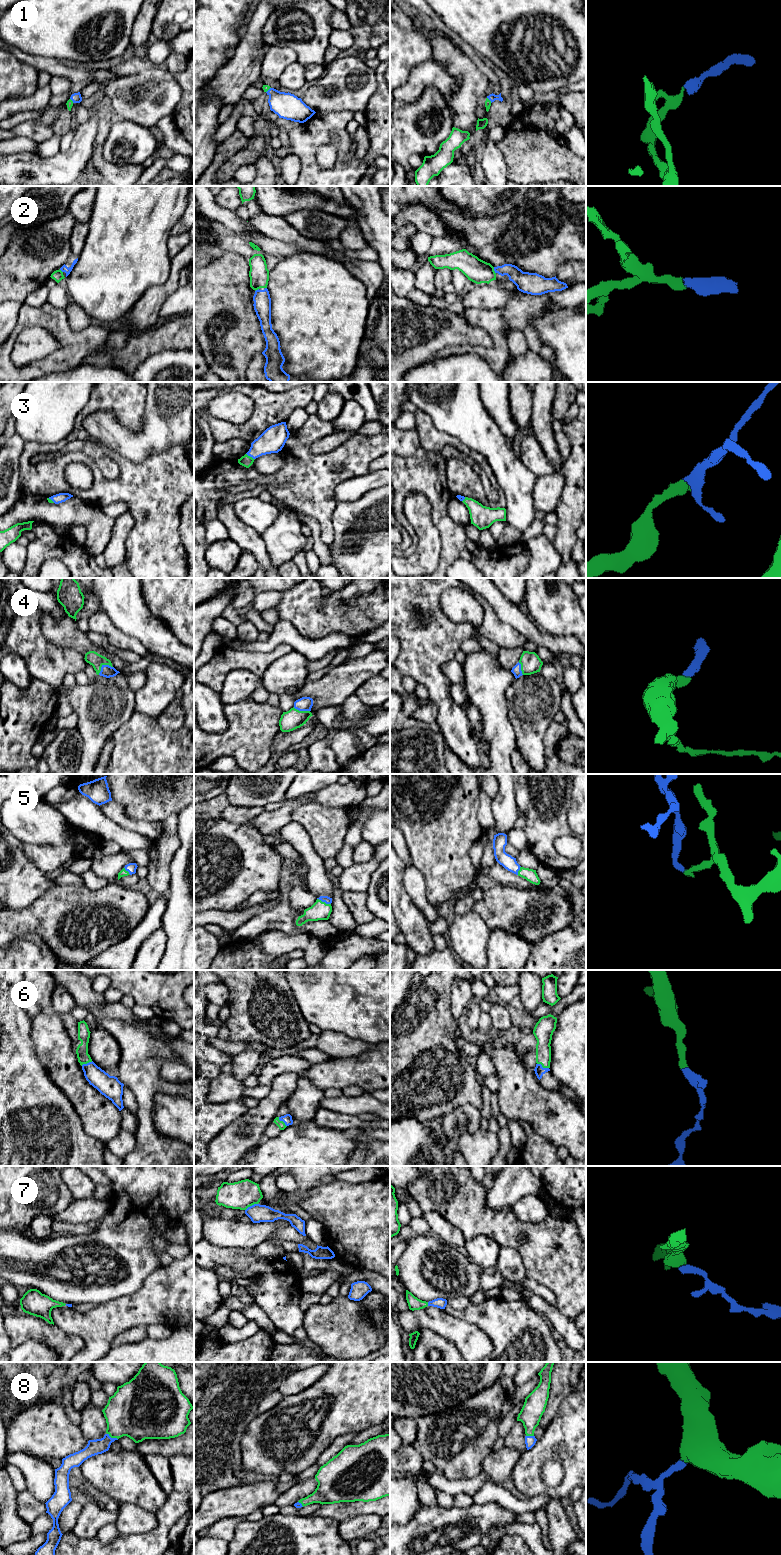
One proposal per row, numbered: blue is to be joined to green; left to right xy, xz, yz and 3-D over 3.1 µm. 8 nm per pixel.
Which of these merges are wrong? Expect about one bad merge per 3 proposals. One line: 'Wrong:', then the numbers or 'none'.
Wrong: none

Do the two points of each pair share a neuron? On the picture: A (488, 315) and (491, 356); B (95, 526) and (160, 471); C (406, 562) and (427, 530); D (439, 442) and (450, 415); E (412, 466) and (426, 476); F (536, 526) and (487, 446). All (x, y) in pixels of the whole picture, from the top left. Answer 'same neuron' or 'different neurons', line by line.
A: same neuron
B: different neurons
C: same neuron
D: different neurons
E: same neuron
F: different neurons

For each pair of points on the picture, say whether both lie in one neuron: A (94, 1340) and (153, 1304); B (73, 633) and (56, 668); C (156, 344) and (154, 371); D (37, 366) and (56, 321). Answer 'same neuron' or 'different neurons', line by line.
A: same neuron
B: different neurons
C: different neurons
D: same neuron

